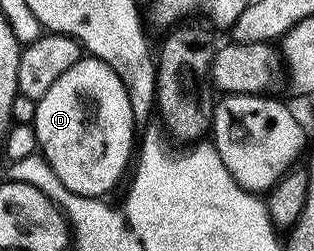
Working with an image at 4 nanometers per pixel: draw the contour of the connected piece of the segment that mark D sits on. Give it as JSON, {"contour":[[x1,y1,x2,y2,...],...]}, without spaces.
{"contour":[[81,58,74,69,54,81,54,89,38,102,34,128,42,157,58,173,58,181,75,195,108,197,133,166,138,126,130,99,122,81,100,59]]}

